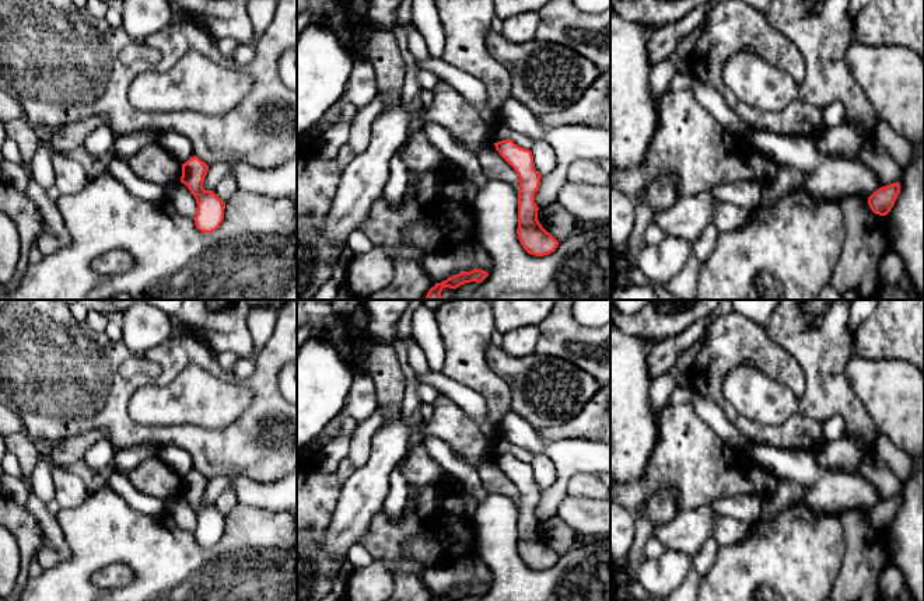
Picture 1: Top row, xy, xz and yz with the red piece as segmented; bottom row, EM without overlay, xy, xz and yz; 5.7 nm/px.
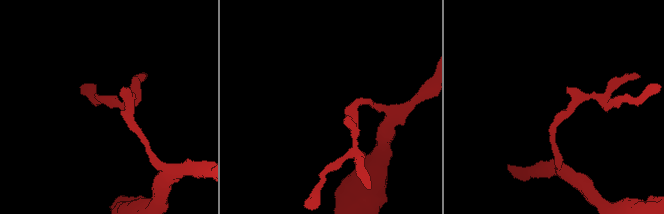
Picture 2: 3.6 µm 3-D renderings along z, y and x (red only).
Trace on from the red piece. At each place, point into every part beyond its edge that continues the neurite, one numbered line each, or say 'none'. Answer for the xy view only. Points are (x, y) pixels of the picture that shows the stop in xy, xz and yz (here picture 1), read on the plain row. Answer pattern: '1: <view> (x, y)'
none

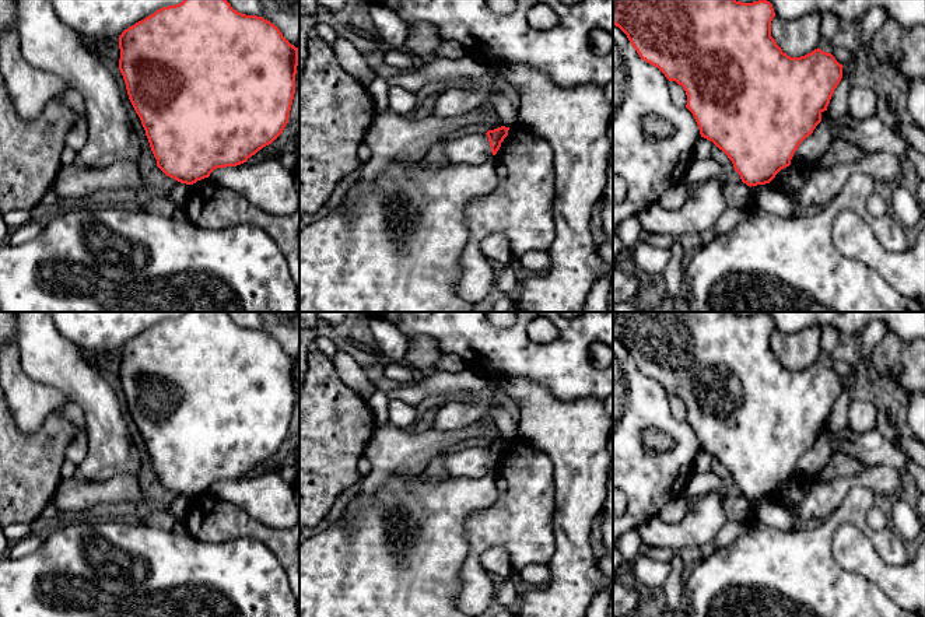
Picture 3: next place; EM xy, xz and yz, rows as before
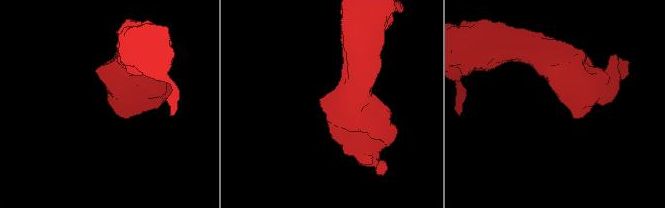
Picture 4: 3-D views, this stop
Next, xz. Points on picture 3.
none

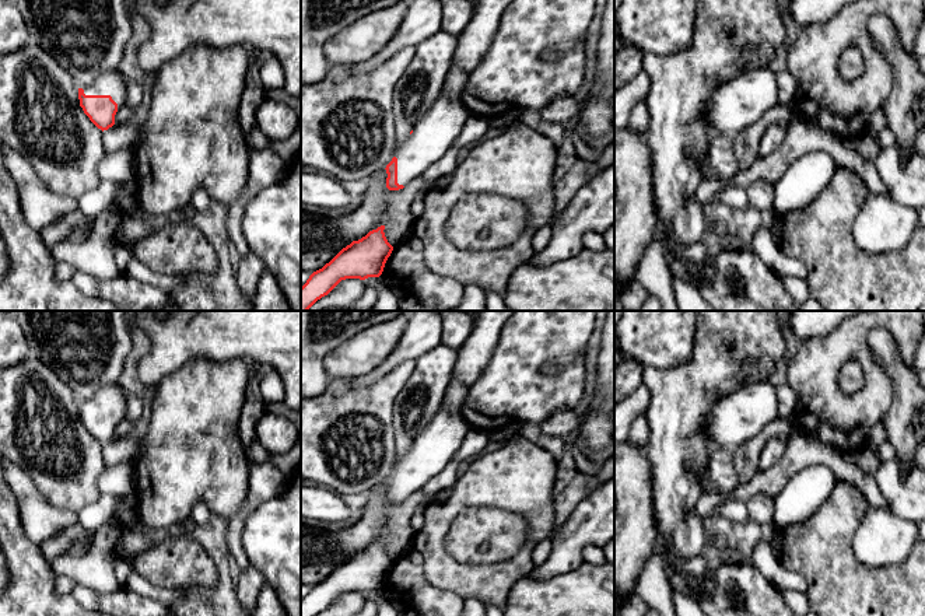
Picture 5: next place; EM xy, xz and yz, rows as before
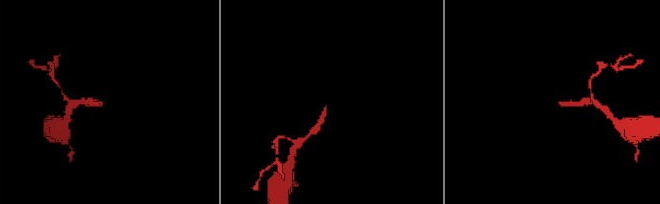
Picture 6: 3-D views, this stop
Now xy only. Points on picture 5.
1: xy (114, 396)

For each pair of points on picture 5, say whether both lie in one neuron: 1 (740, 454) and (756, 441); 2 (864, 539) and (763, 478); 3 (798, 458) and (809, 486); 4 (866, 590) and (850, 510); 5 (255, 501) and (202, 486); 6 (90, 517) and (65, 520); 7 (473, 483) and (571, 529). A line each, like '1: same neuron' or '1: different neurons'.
1: same neuron
2: different neurons
3: different neurons
4: same neuron
5: different neurons
6: different neurons
7: different neurons

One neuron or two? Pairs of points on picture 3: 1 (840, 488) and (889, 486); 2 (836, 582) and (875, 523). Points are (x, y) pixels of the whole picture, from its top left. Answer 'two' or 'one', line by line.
1: one
2: two

